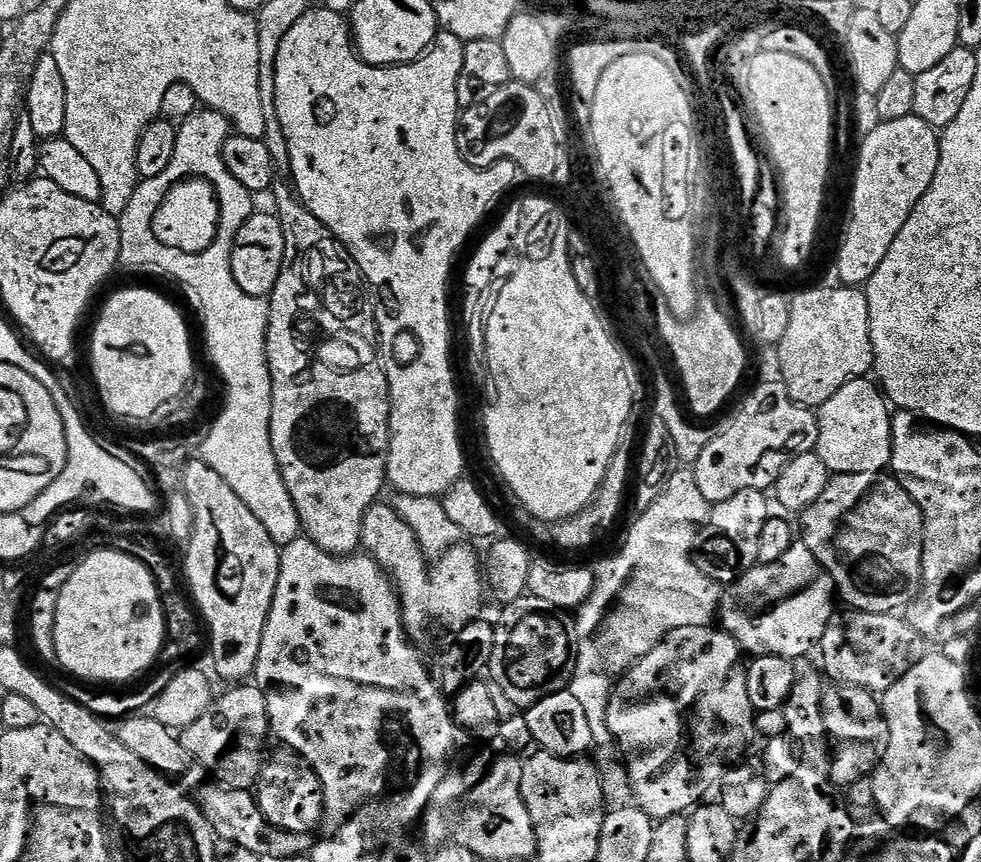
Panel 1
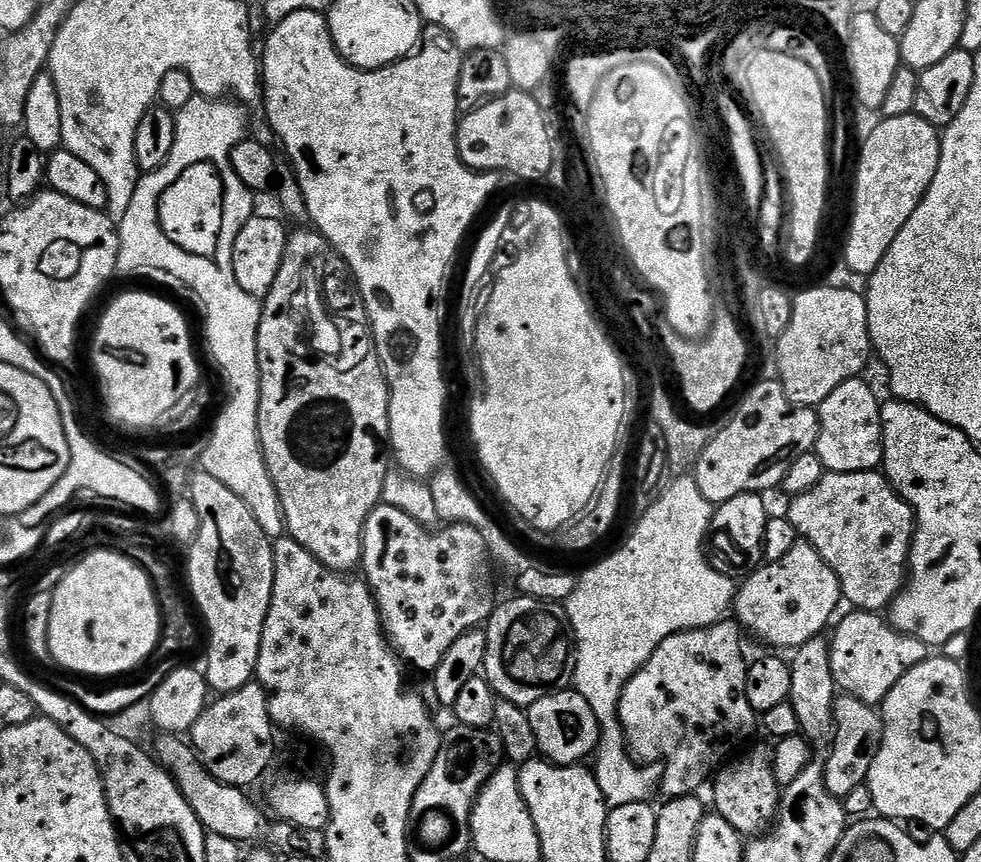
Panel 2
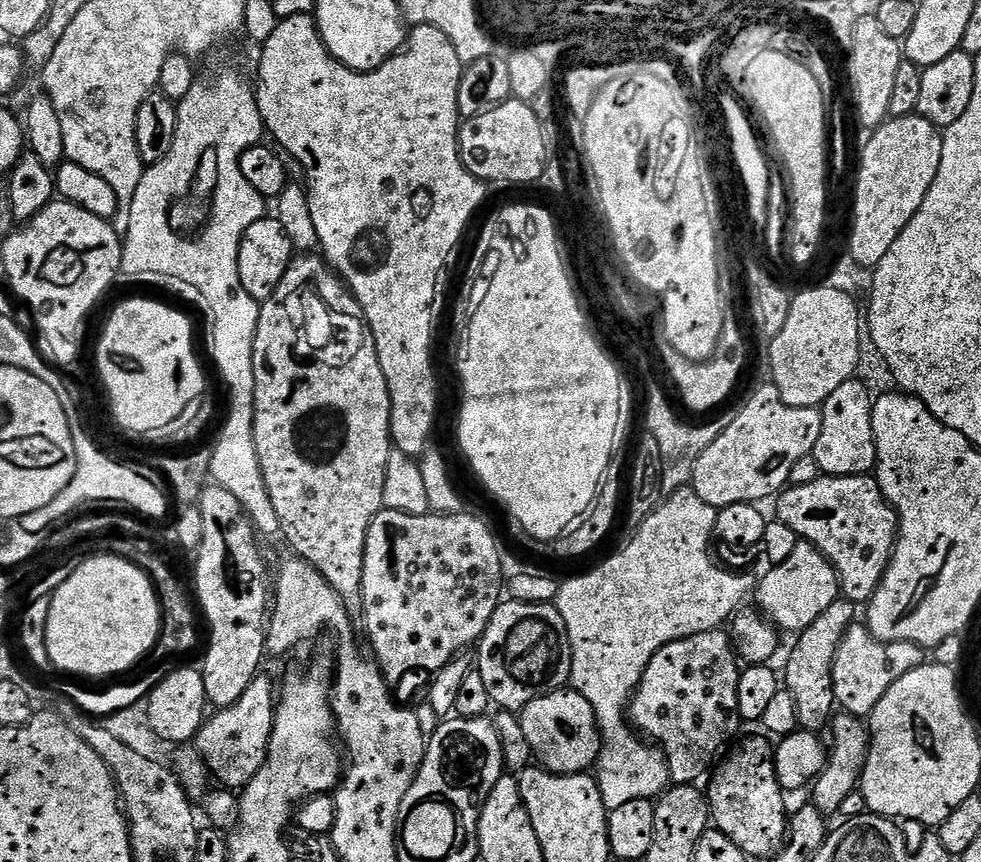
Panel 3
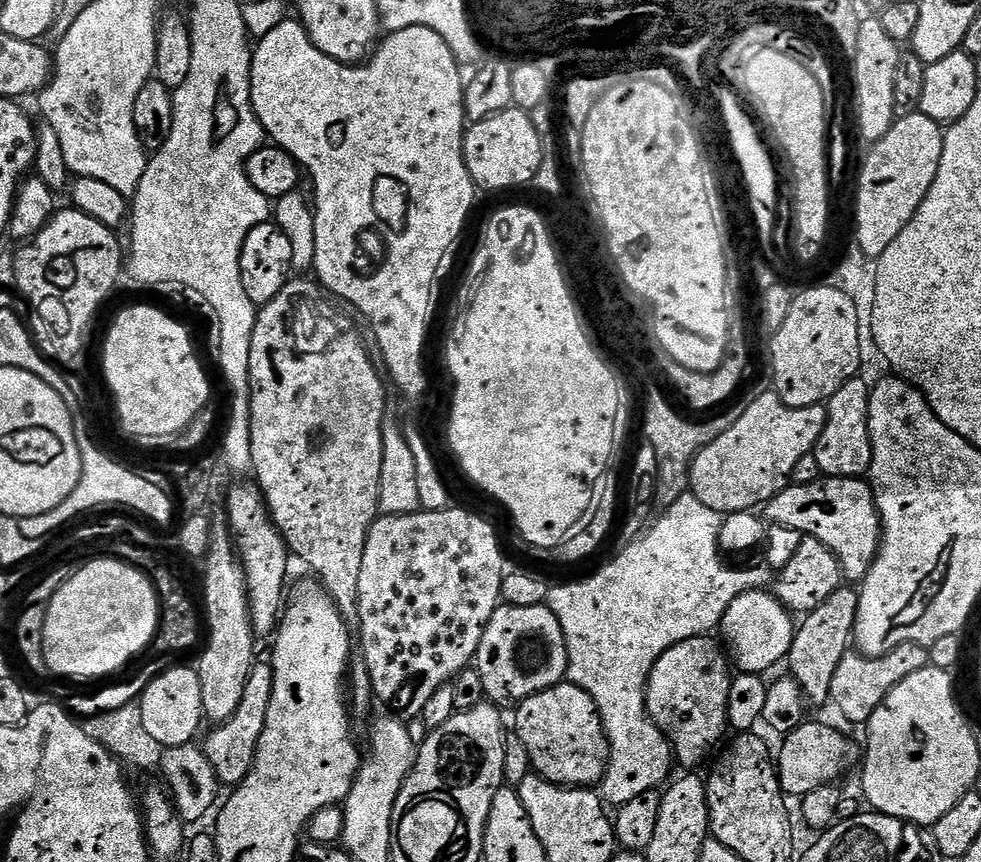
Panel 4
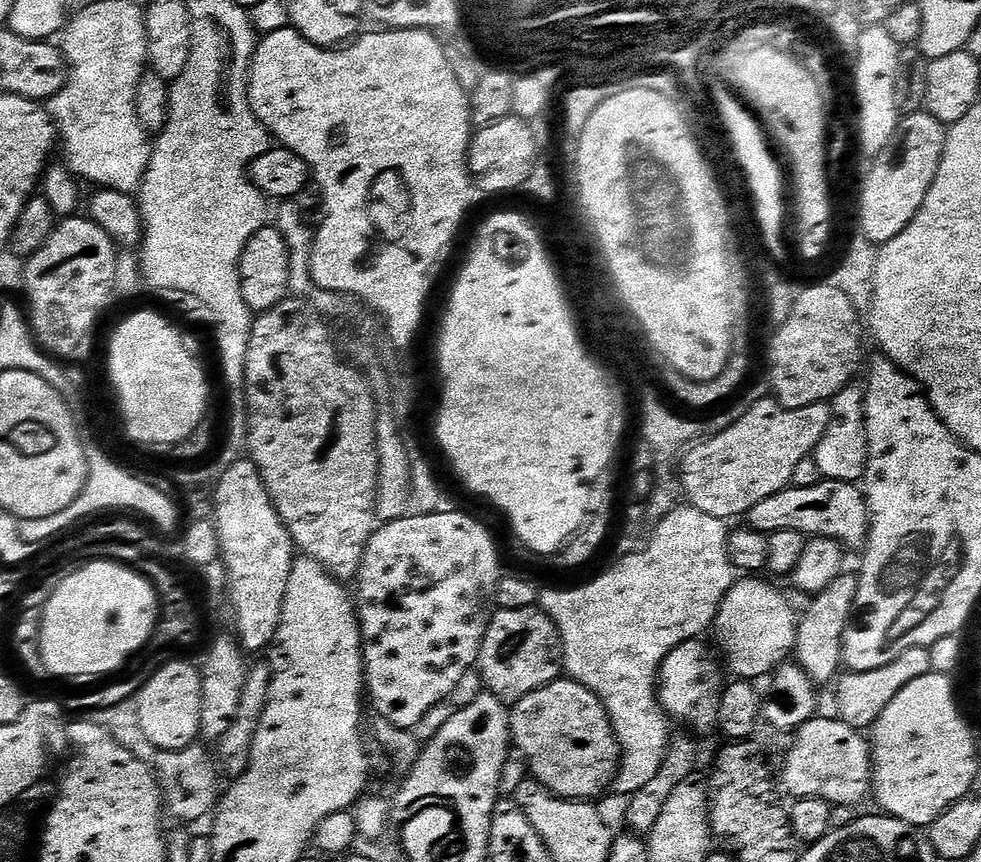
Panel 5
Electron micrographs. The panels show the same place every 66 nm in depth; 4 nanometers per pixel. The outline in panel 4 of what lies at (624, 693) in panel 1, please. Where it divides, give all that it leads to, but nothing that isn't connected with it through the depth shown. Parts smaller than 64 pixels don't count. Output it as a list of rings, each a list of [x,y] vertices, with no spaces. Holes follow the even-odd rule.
[[[711,635],[695,636],[686,638],[686,642],[670,646],[670,650],[666,650],[662,658],[658,658],[648,679],[648,713],[672,745],[675,759],[684,770],[696,770],[696,767],[711,754],[712,747],[723,738],[724,731],[729,731],[730,728],[728,707],[734,668],[725,649],[720,644],[716,645],[712,639]]]

